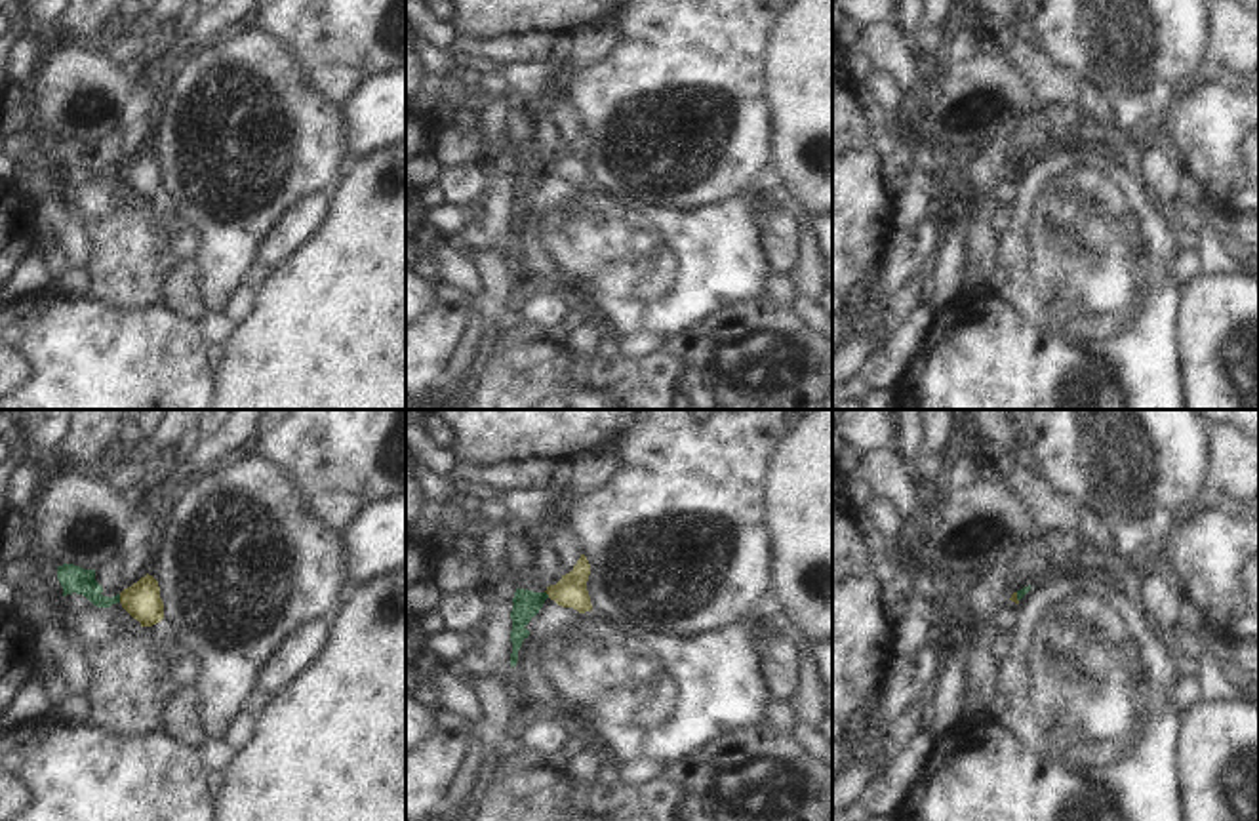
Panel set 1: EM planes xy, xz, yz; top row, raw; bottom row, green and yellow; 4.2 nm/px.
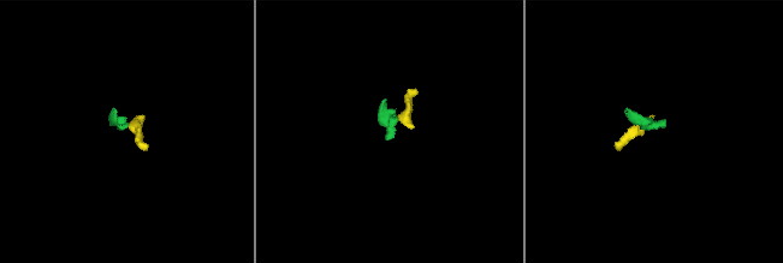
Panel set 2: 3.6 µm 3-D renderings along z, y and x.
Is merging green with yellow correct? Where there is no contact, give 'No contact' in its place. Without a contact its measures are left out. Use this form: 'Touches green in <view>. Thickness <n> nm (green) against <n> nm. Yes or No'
Touches green in xy. Thickness 110 nm (green) against 160 nm. No

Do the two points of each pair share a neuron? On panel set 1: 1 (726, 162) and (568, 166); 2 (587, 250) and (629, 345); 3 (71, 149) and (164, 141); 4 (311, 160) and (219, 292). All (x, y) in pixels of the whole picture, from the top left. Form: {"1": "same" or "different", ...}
{"1": "same", "2": "different", "3": "different", "4": "same"}

